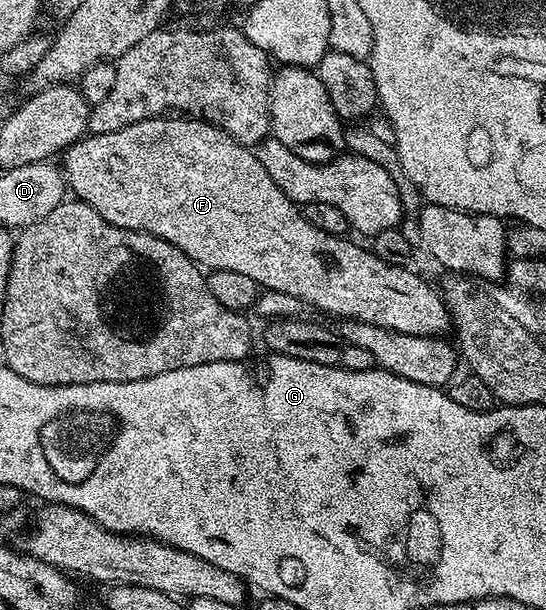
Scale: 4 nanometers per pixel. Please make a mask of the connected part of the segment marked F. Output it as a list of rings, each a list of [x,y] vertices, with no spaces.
[[[160,117],[137,121],[125,129],[117,129],[117,133],[88,134],[62,152],[62,159],[61,170],[65,176],[66,186],[74,198],[89,204],[94,211],[101,213],[101,217],[105,217],[105,221],[109,221],[113,225],[124,227],[130,231],[144,231],[150,235],[156,235],[158,239],[169,241],[174,247],[184,251],[200,268],[211,271],[245,273],[245,277],[253,277],[253,281],[257,281],[260,288],[277,293],[289,293],[289,297],[297,297],[301,302],[307,304],[308,308],[315,310],[316,307],[319,311],[340,315],[340,320],[343,321],[368,323],[410,335],[443,337],[448,334],[447,330],[449,332],[452,330],[453,315],[448,310],[442,294],[438,295],[421,276],[414,275],[411,269],[389,265],[377,258],[366,246],[358,247],[357,244],[350,243],[350,238],[330,235],[317,229],[317,225],[309,222],[306,214],[301,210],[300,204],[294,203],[292,199],[285,197],[285,193],[281,193],[281,189],[277,189],[273,177],[269,177],[269,173],[265,173],[265,165],[261,165],[258,154],[248,144],[237,142],[230,133],[221,130],[214,123],[206,122],[199,117]]]

